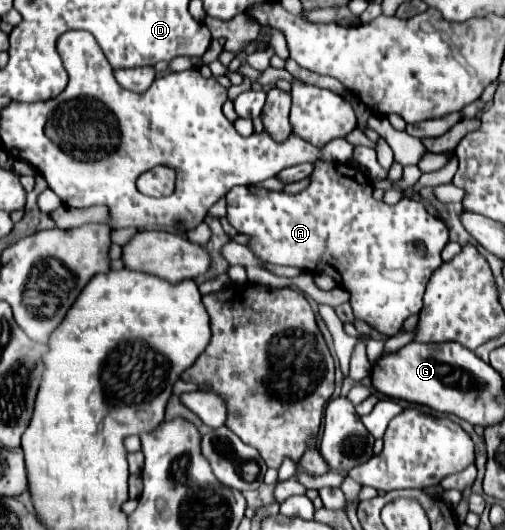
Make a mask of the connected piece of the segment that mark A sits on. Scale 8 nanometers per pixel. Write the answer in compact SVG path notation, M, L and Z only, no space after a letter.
M314 162L308 188L296 196L256 186L234 186L226 194L226 202L230 224L238 234L246 234L250 238L248 246L260 260L294 266L312 274L334 276L338 284L348 290L354 316L362 318L386 336L400 332L404 320L420 312L426 284L432 272L442 264L440 252L448 242L448 228L444 222L428 214L420 202L400 200L398 204L388 206L382 200L374 200L370 178L350 164Z

